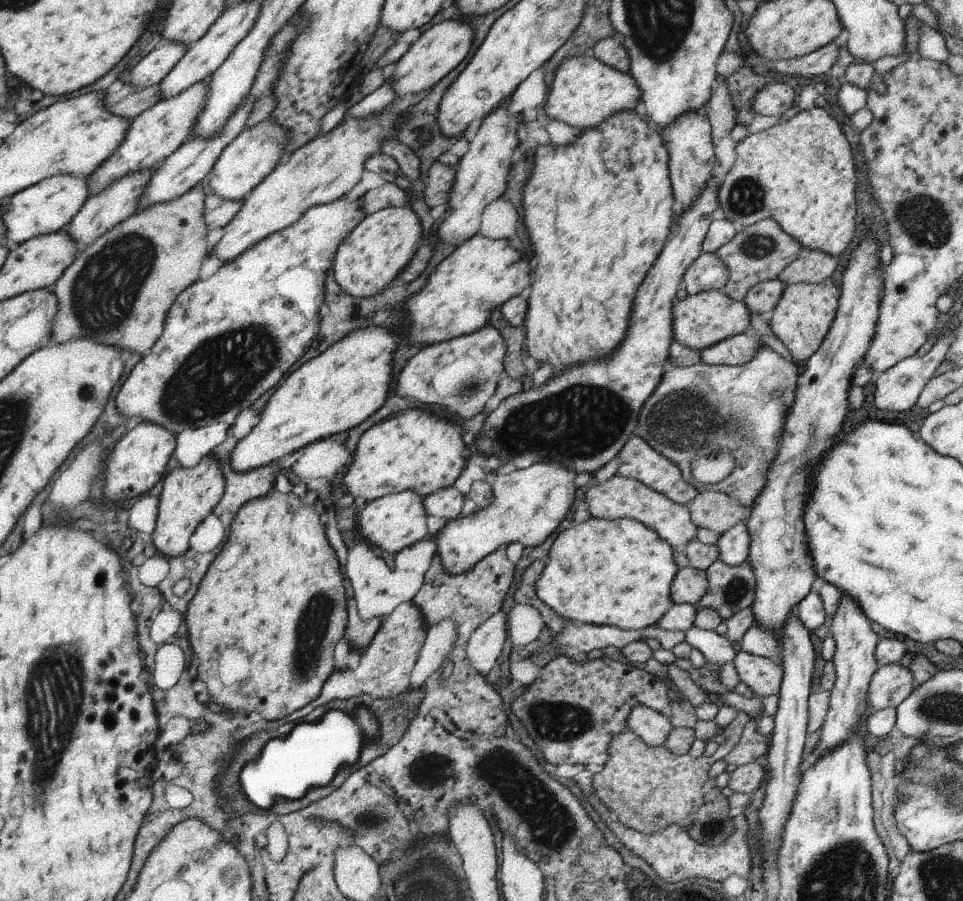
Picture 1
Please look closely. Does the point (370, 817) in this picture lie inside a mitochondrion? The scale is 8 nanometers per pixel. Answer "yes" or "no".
yes

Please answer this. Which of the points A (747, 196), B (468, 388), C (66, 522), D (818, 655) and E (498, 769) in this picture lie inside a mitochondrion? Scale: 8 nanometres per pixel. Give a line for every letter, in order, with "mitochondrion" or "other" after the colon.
A: mitochondrion
B: mitochondrion
C: other
D: other
E: mitochondrion

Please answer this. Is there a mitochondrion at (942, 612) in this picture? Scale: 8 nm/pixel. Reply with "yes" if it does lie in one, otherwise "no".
no

